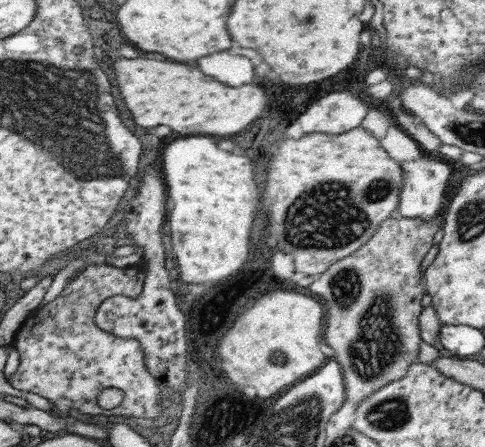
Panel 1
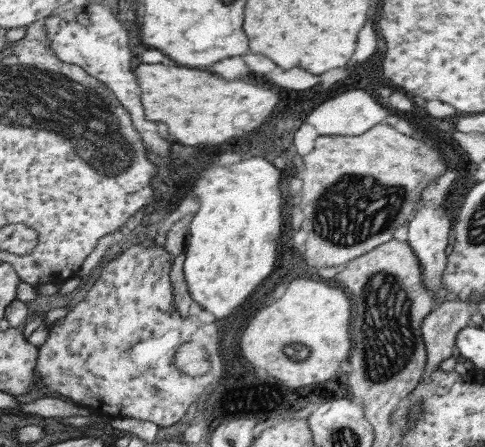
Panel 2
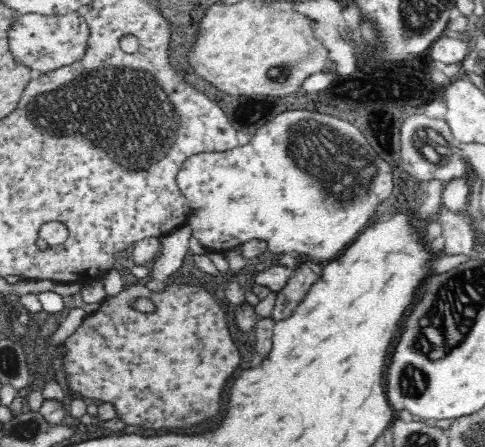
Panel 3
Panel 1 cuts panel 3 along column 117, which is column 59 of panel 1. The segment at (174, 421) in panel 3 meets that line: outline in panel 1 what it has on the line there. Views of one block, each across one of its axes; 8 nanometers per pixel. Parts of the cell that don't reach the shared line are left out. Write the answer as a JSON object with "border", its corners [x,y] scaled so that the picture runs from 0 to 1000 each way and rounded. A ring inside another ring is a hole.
{"border":[[[221,591],[175,595],[113,671],[93,680],[85,694],[72,694],[35,747],[31,783],[43,796],[43,814],[35,837],[19,850],[23,864],[101,895],[113,904],[126,935],[142,926],[142,913],[188,931],[249,931],[282,944],[332,935],[328,850],[315,846],[299,819],[291,765],[278,756],[241,756],[196,725],[200,694],[221,667],[282,667],[295,653],[299,609],[303,600],[295,591],[262,600],[229,600]],[[212,868],[245,868],[254,877],[245,913],[212,917],[200,908],[196,890]]]}

